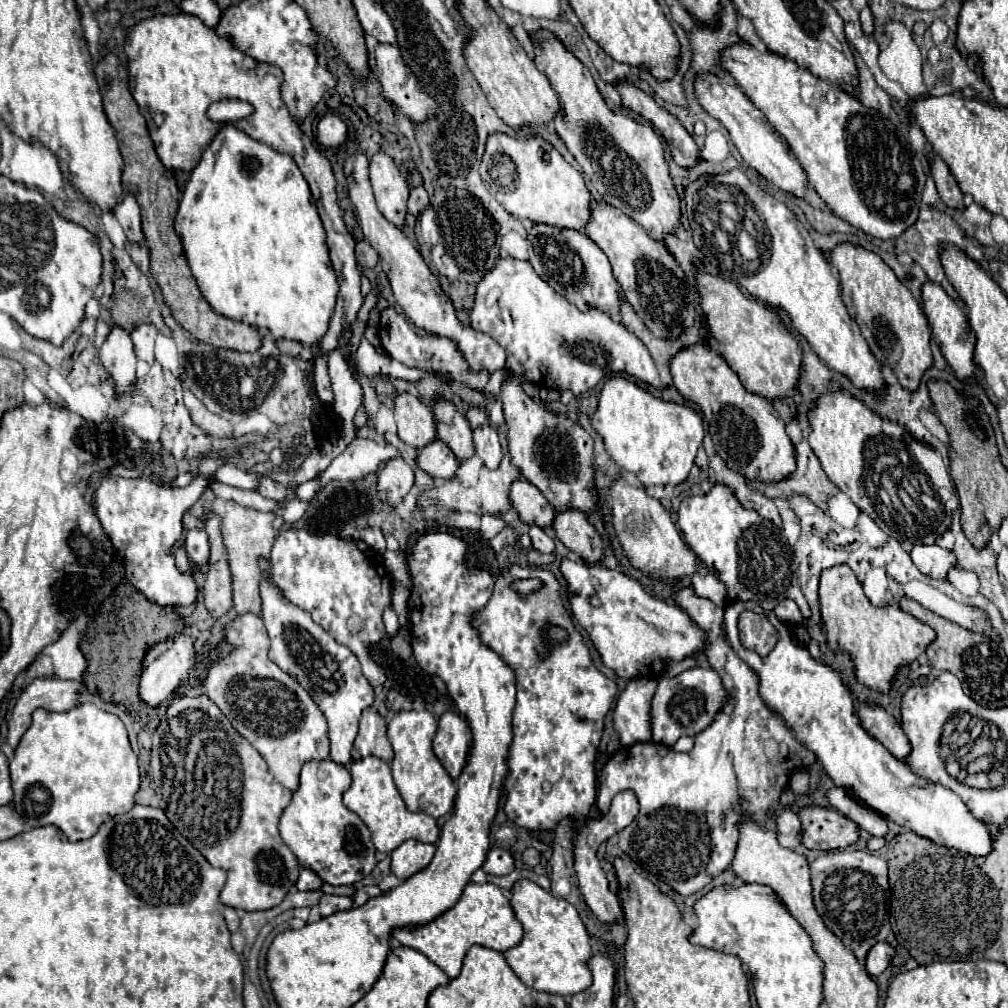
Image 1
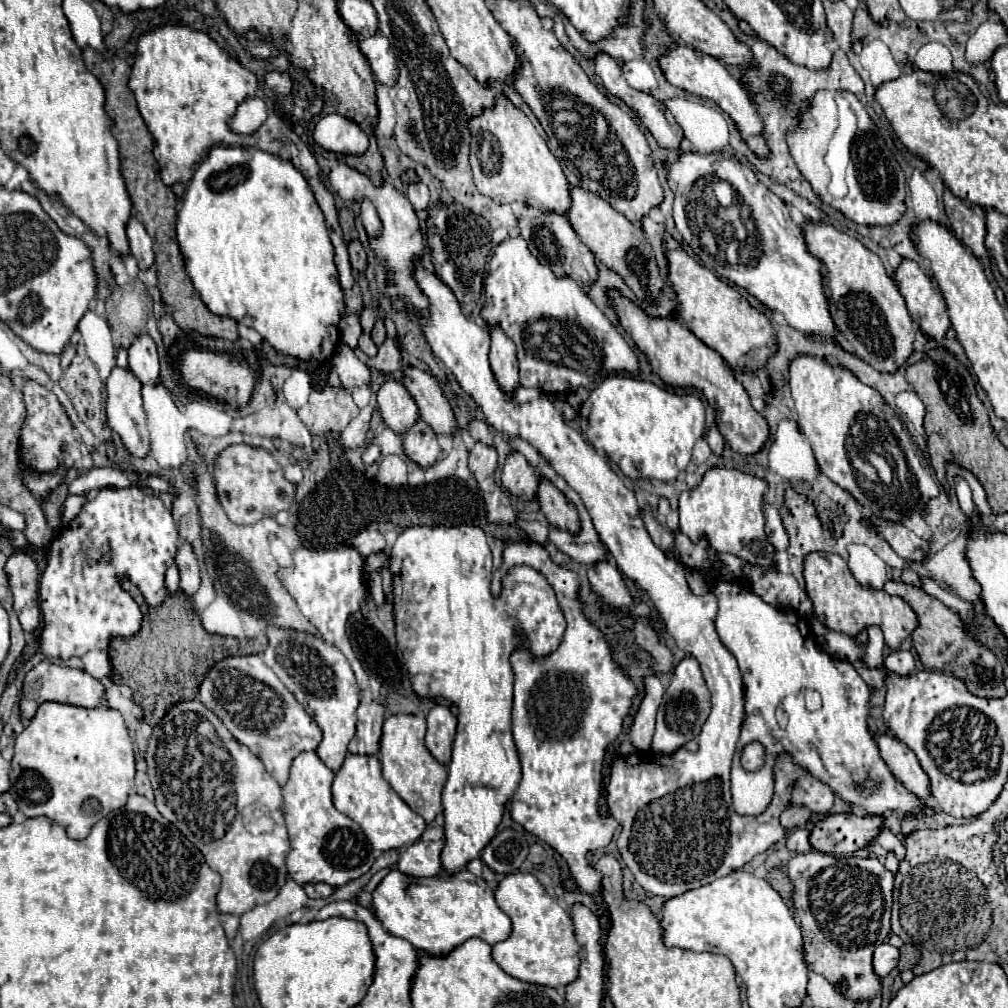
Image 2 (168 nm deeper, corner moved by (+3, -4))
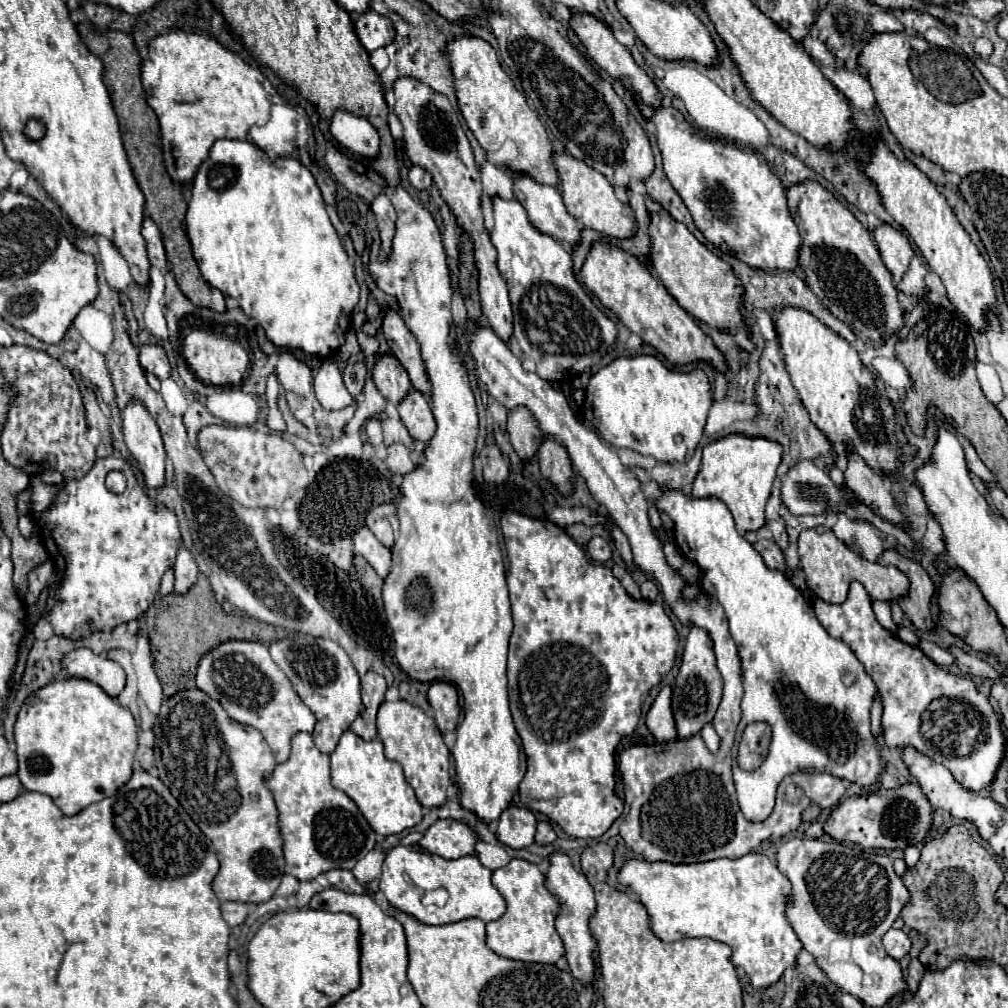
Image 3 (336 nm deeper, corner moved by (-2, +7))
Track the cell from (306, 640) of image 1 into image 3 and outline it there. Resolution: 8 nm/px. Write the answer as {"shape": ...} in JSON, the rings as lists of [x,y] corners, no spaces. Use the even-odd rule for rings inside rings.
{"shape":[[[299,633],[295,637],[277,641],[269,647],[273,661],[281,667],[287,679],[293,683],[295,691],[303,699],[303,703],[311,709],[317,723],[313,729],[313,741],[319,751],[333,753],[343,731],[349,729],[353,719],[361,709],[361,691],[359,691],[359,675],[349,659],[349,655],[329,639],[315,639],[311,635]]]}

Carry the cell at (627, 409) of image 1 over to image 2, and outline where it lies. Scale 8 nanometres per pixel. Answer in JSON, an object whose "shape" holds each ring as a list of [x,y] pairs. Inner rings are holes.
{"shape":[[[610,376],[600,386],[596,386],[586,404],[582,407],[588,408],[588,424],[586,424],[586,438],[594,444],[596,450],[604,450],[606,456],[622,470],[624,476],[638,480],[660,480],[660,482],[672,482],[686,470],[690,464],[692,446],[696,440],[704,434],[704,406],[698,398],[686,394],[670,394],[668,390],[658,388],[652,382],[634,380],[628,376]]]}

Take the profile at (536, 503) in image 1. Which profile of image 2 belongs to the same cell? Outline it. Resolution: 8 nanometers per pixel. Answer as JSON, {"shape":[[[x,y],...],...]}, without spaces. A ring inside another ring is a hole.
{"shape":[[[512,452],[502,470],[502,486],[516,498],[522,498],[524,502],[536,500],[540,476],[536,470],[526,462],[526,458],[520,452]]]}

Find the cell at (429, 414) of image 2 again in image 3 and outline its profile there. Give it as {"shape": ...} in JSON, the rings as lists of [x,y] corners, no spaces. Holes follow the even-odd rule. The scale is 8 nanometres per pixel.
{"shape":[[[387,309],[383,323],[381,323],[381,331],[393,351],[393,355],[401,361],[401,365],[407,369],[411,385],[429,395],[431,393],[431,385],[427,379],[427,371],[425,371],[425,363],[421,359],[421,351],[419,351],[419,343],[417,339],[411,335],[411,331],[407,329],[407,325],[403,323],[401,315],[395,309]]]}

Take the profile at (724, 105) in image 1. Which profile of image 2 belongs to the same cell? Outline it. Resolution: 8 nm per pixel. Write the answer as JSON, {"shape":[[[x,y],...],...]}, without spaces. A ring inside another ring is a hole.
{"shape":[[[678,44],[676,50],[668,52],[666,56],[660,58],[660,66],[668,78],[668,82],[676,88],[682,88],[686,90],[688,94],[694,94],[694,96],[700,96],[700,98],[706,98],[706,100],[712,100],[716,102],[734,122],[736,130],[740,132],[742,140],[748,144],[748,148],[758,156],[758,158],[768,158],[770,156],[770,148],[768,148],[768,142],[766,138],[762,136],[764,134],[764,126],[762,126],[762,120],[754,108],[754,100],[750,98],[750,94],[742,88],[742,84],[726,70],[726,66],[722,62],[718,62],[716,58],[712,56],[706,56],[686,44]]]}

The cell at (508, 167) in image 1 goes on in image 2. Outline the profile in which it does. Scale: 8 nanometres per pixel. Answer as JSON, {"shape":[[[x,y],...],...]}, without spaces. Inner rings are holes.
{"shape":[[[496,98],[494,108],[468,120],[468,128],[472,132],[470,164],[480,194],[498,204],[520,202],[524,206],[538,206],[538,210],[546,212],[570,212],[570,184],[560,162],[548,150],[548,144],[536,132],[526,114],[514,108],[510,100]]]}

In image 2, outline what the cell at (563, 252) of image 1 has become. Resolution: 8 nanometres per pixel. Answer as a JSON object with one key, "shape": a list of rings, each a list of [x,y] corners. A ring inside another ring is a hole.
{"shape":[[[526,206],[520,220],[520,236],[526,240],[528,250],[538,258],[538,262],[542,264],[550,264],[554,274],[568,276],[574,278],[574,282],[578,282],[584,290],[590,288],[590,284],[596,282],[598,278],[598,268],[596,268],[596,258],[590,252],[590,248],[578,238],[578,234],[574,234],[574,228],[570,226],[568,218],[556,212],[542,212],[538,208],[530,208]]]}

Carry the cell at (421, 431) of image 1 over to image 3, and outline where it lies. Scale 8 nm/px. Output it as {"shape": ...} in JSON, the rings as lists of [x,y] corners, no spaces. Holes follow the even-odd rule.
{"shape":[[[381,355],[373,367],[373,381],[381,395],[393,403],[399,403],[411,389],[409,375],[405,367],[395,359],[395,355]]]}

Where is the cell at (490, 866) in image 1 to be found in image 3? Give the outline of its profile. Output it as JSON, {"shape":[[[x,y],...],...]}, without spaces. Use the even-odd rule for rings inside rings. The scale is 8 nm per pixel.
{"shape":[[[507,807],[497,823],[497,839],[513,849],[523,849],[533,843],[537,819],[527,807]]]}

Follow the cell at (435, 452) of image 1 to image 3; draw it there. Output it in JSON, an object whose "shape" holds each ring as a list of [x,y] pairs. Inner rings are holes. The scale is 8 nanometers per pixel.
{"shape":[[[411,389],[397,405],[397,411],[399,411],[401,421],[413,439],[427,443],[435,435],[437,423],[435,423],[435,417],[431,413],[429,399],[421,391]]]}

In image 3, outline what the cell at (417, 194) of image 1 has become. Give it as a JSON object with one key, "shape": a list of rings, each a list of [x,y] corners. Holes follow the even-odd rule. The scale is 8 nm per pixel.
{"shape":[[[411,167],[411,171],[409,171],[409,183],[415,187],[415,189],[429,189],[431,187],[431,175],[425,171],[425,169],[421,169],[421,167]]]}

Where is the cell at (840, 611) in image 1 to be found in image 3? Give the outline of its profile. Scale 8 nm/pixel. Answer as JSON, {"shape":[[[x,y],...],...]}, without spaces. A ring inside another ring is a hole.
{"shape":[[[815,527],[815,529],[807,529],[807,531],[799,533],[799,557],[801,557],[801,569],[805,573],[807,587],[811,587],[811,591],[817,597],[825,599],[827,603],[843,603],[847,597],[849,583],[861,581],[873,601],[877,601],[877,599],[893,601],[893,621],[897,625],[901,625],[903,609],[899,607],[898,603],[895,603],[895,599],[899,595],[907,595],[907,591],[909,591],[909,579],[903,571],[899,571],[893,565],[881,565],[877,561],[873,563],[873,561],[863,559],[853,549],[849,549],[843,541],[839,541],[833,535],[833,531],[827,527]]]}

